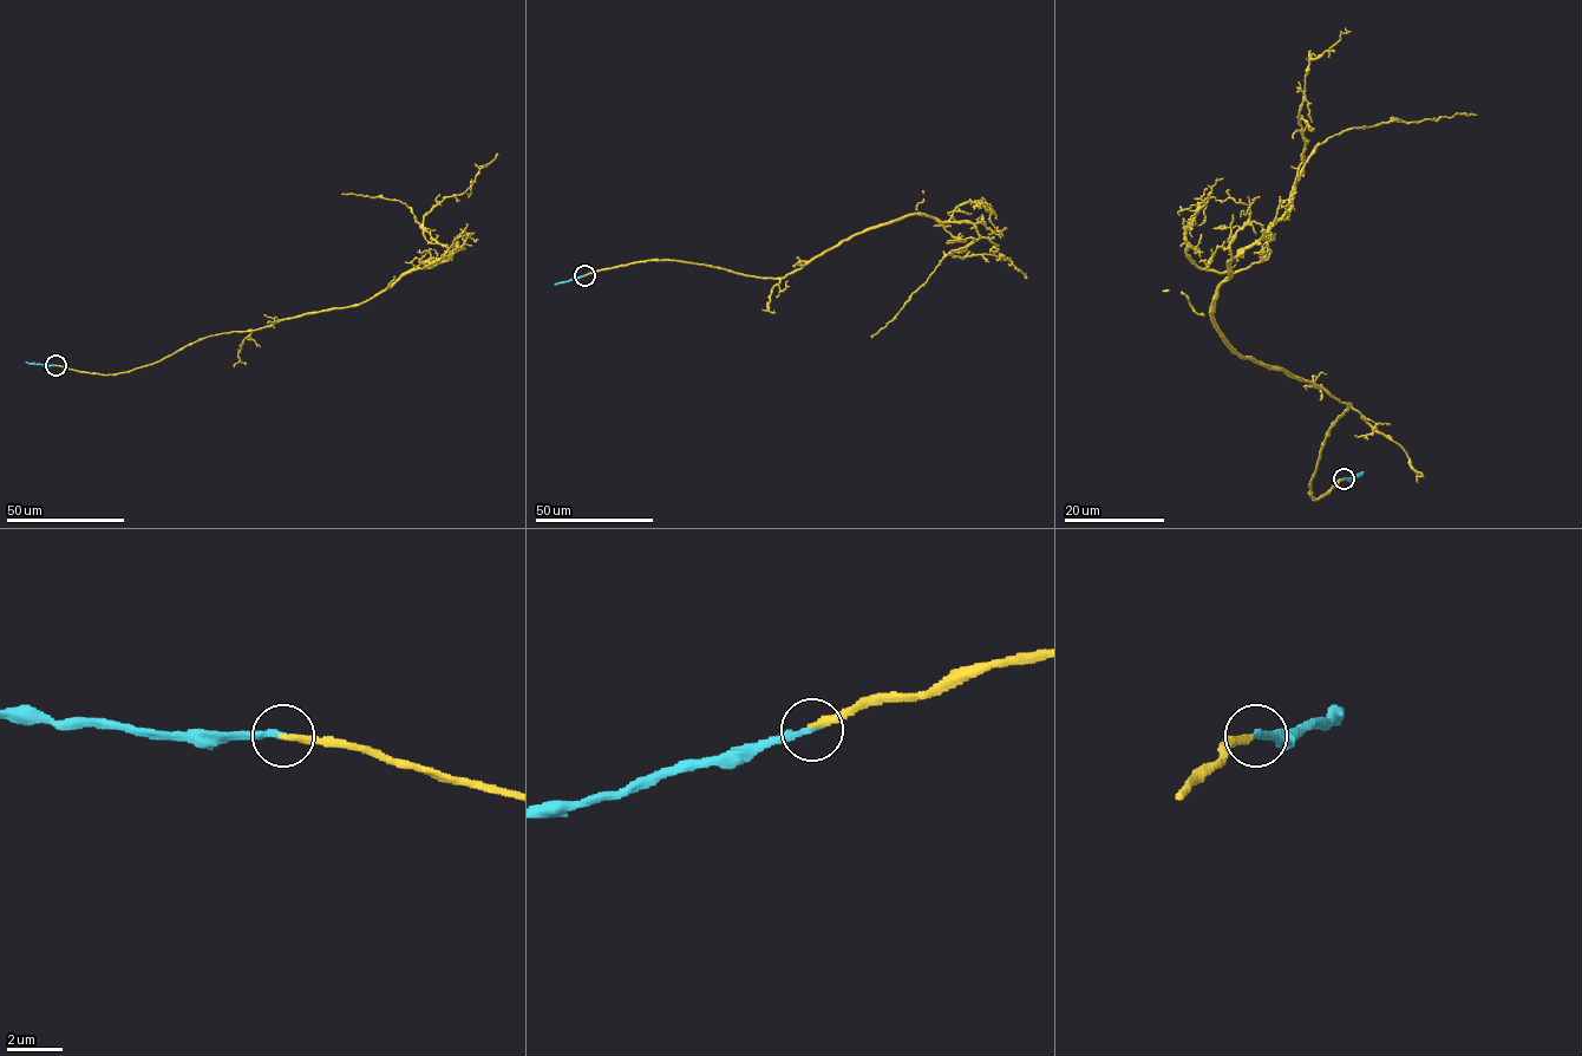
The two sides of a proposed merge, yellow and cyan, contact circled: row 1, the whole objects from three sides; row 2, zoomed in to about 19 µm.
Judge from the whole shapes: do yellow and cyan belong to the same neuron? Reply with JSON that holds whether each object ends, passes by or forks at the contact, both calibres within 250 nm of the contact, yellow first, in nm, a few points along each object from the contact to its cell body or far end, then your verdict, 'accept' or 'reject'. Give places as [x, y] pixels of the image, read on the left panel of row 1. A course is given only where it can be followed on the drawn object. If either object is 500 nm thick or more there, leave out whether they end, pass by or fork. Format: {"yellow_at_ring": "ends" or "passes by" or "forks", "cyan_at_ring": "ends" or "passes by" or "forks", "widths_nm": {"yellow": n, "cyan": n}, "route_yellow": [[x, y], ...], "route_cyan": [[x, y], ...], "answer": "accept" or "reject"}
{"yellow_at_ring": "ends", "cyan_at_ring": "ends", "widths_nm": {"yellow": 200, "cyan": 240}, "route_yellow": [[54, 365], [129, 372], [210, 336], [358, 305], [448, 256], [406, 204], [342, 194]], "route_cyan": [[56, 365], [25, 362]], "answer": "accept"}

